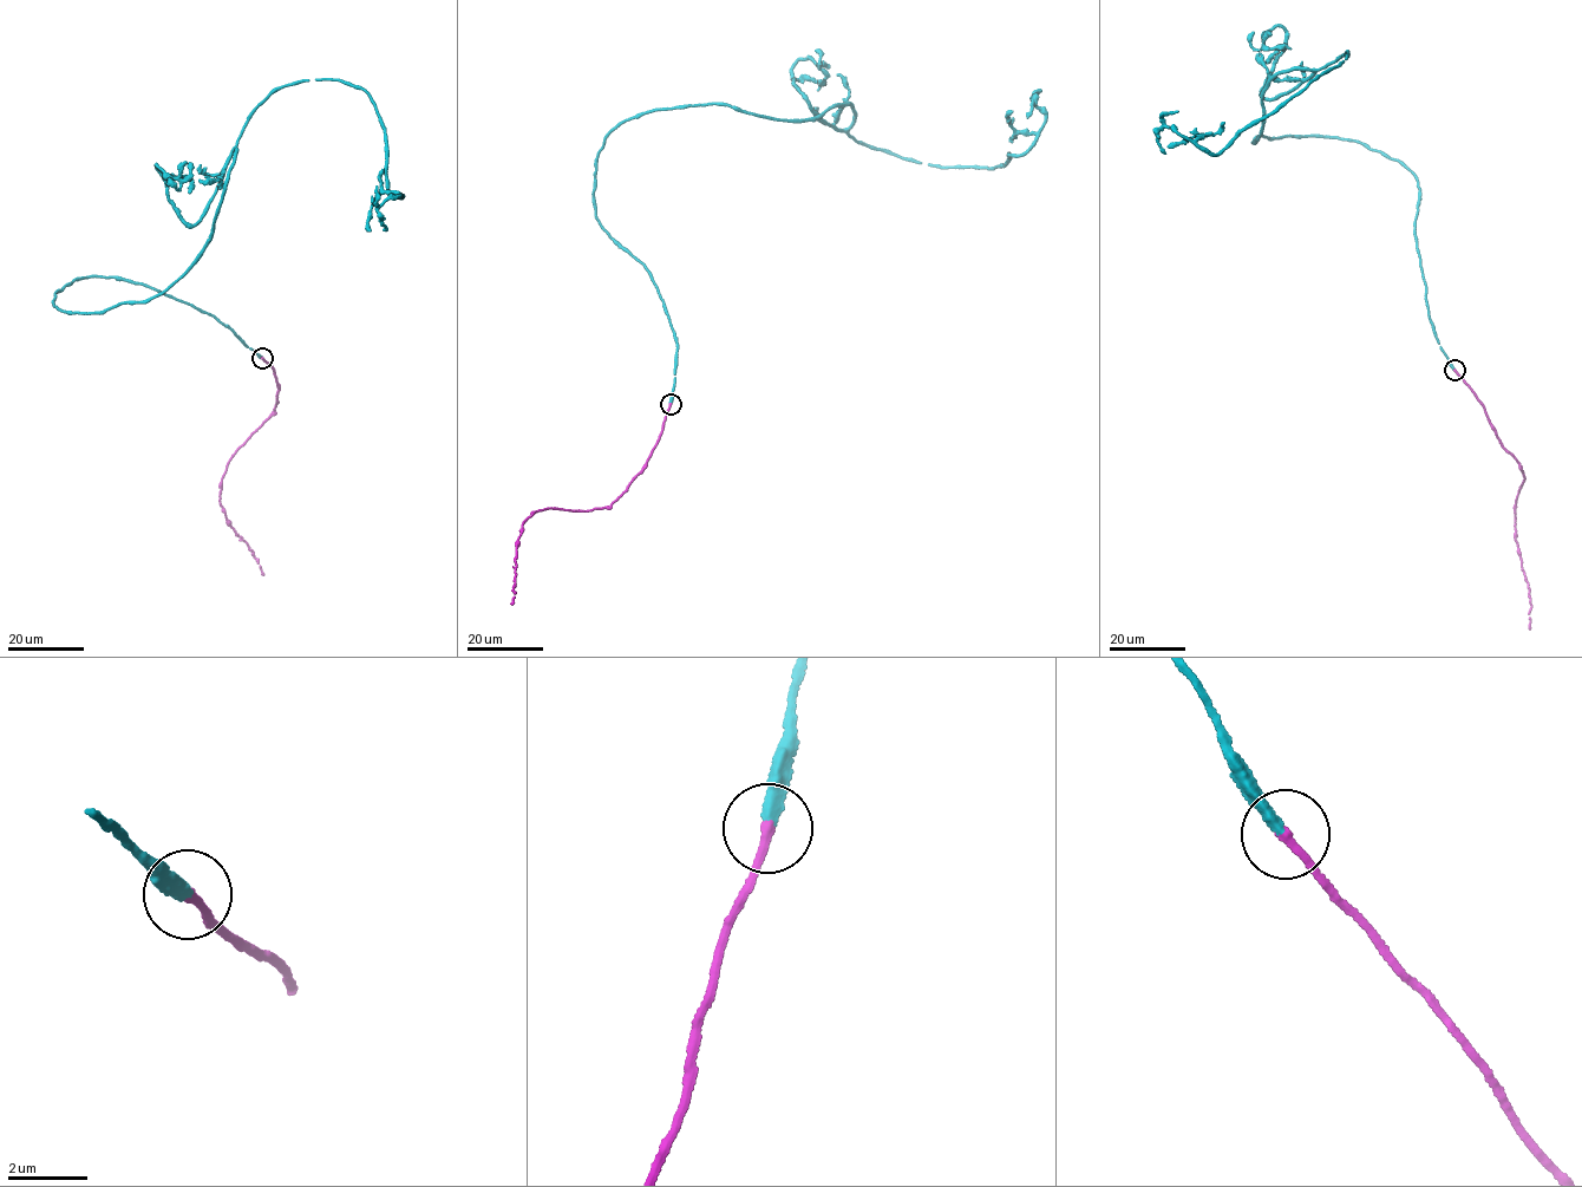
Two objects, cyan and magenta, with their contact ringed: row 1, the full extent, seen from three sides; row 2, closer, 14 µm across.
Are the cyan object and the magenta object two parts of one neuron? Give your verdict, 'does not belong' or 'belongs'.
belongs

